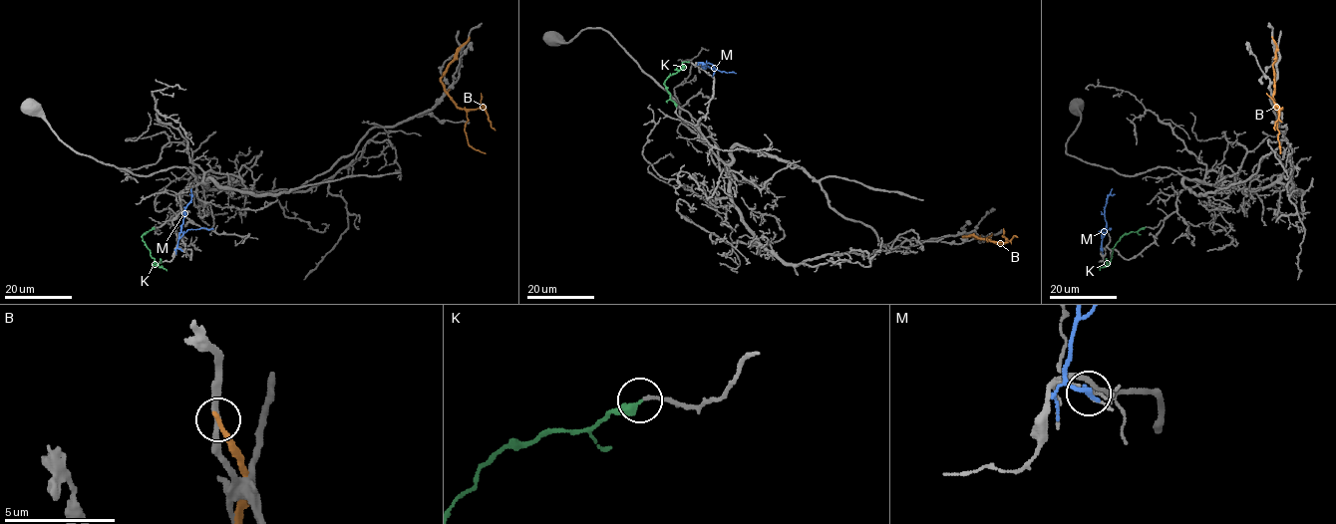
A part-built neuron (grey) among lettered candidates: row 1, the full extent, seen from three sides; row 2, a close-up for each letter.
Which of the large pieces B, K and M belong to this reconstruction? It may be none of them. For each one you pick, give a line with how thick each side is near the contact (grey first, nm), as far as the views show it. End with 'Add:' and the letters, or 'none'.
K: 140/360 nm
Add: K

